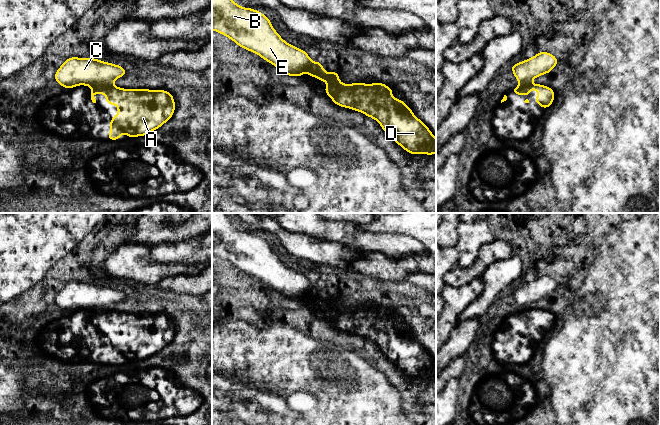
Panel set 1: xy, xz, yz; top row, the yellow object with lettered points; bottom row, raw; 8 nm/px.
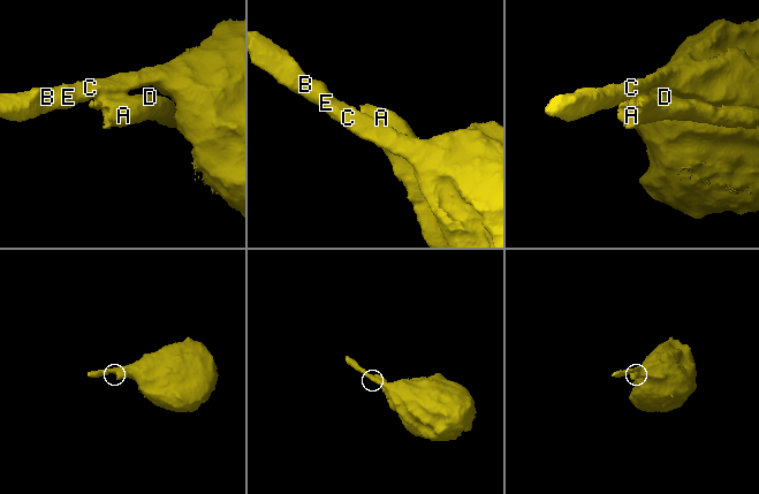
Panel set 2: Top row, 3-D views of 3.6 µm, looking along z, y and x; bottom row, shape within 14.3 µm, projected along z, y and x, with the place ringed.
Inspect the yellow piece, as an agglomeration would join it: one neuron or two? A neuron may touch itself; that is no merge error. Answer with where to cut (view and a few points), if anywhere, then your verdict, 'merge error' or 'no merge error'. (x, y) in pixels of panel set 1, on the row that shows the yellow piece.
cut xy (111, 83), (96, 85), (92, 88); merge error

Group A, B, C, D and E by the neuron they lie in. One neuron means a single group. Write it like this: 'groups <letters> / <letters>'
groups A D / B C E

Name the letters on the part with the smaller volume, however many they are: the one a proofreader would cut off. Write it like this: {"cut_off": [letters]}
{"cut_off": ["A", "D"]}

